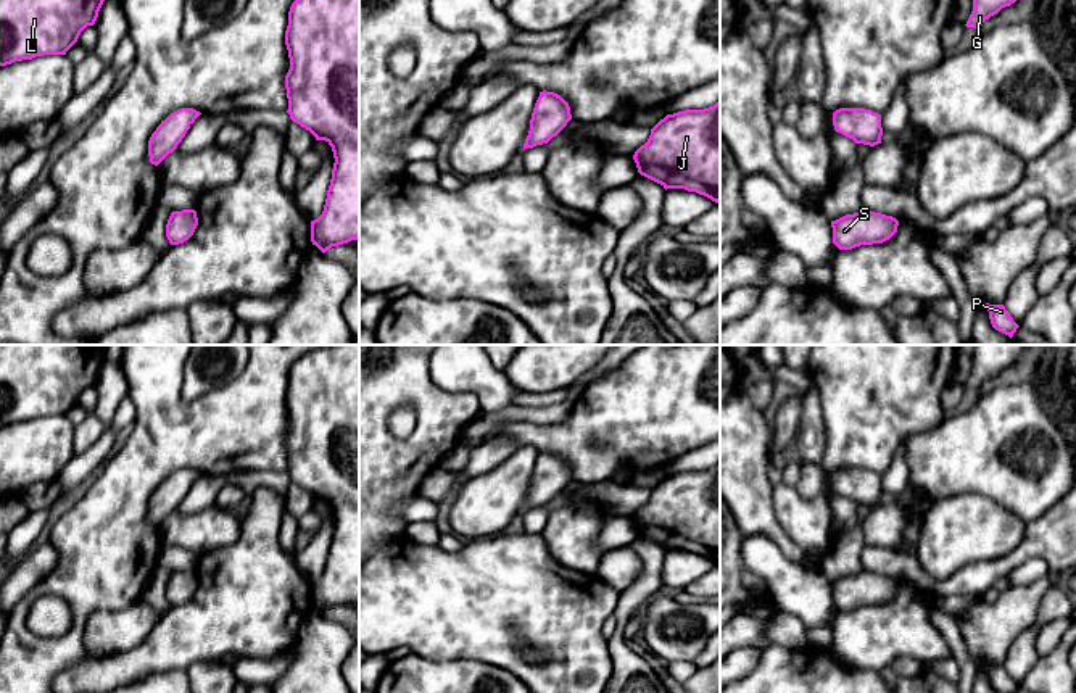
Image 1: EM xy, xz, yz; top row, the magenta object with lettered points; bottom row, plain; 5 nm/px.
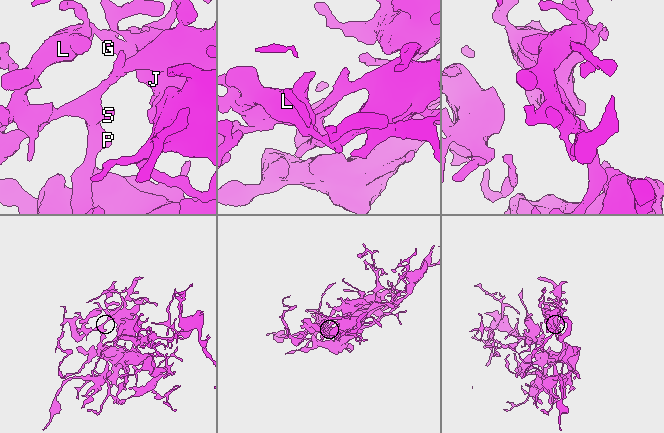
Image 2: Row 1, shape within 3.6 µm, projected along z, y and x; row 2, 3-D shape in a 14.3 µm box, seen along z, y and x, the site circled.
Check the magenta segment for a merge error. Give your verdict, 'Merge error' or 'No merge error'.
No merge error

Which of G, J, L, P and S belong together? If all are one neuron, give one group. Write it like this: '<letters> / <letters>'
G J L P S

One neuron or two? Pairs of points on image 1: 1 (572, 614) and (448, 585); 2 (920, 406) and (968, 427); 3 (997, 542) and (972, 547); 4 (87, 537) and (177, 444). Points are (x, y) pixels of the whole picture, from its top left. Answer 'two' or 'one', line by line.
1: one
2: two
3: one
4: one

